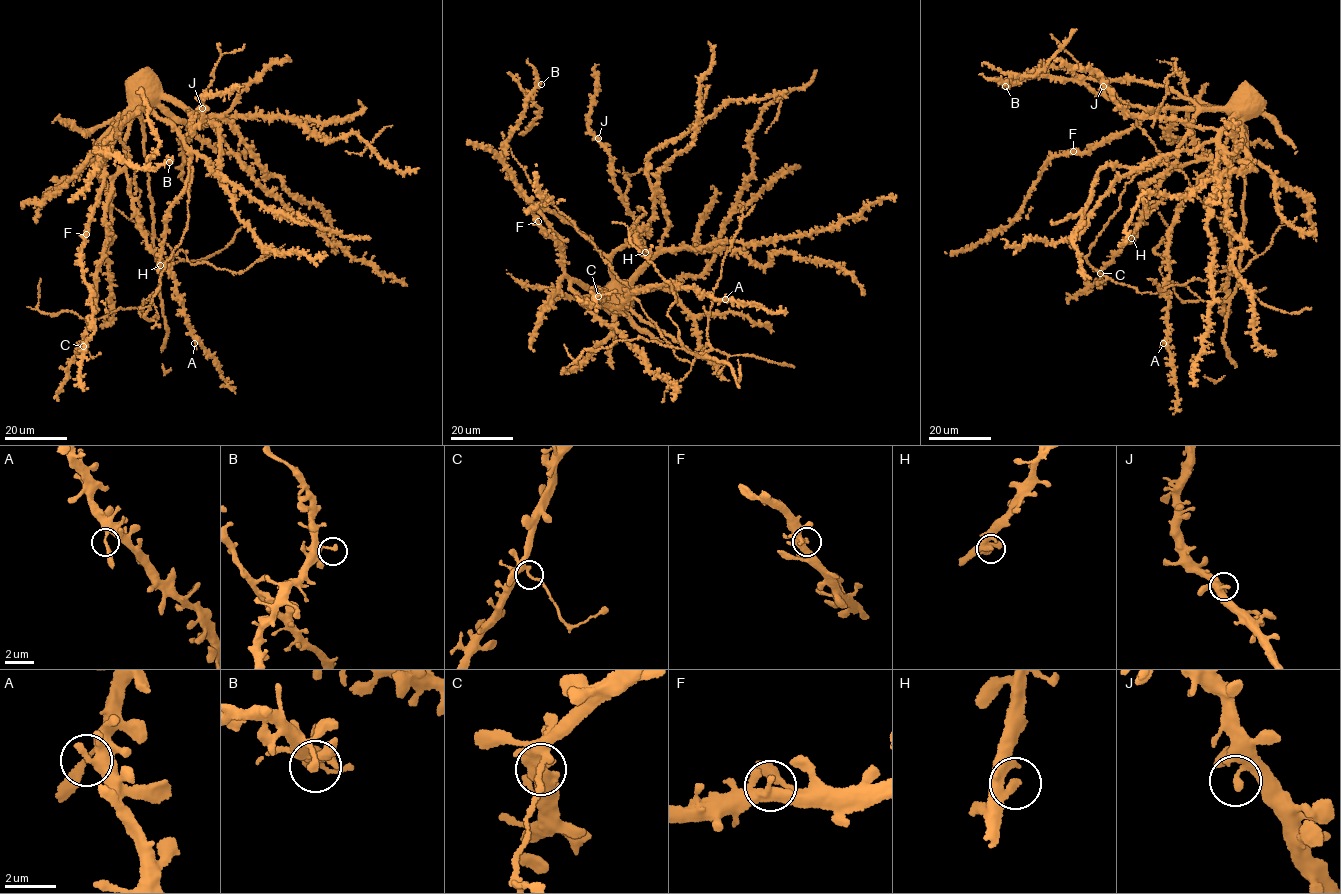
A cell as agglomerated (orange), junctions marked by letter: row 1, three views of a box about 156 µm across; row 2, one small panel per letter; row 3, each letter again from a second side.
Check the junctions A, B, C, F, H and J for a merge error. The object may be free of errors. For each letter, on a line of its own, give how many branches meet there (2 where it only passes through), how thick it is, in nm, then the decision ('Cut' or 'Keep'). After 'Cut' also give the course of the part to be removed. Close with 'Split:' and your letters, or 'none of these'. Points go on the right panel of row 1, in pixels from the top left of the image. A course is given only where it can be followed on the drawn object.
A: Branches: 2. Thickness 240 nm. Keep
B: Branches: 2. Thickness 190 nm. Keep
C: Branches: 2. Thickness 240 nm. Cut. Course of the part to remove: (1100, 273), (1097, 287), (1101, 287)
F: Branches: 2. Thickness 240 nm. Keep
H: Branches: 2. Thickness 220 nm. Keep
J: Branches: 2. Thickness 280 nm. Keep
Split: C

